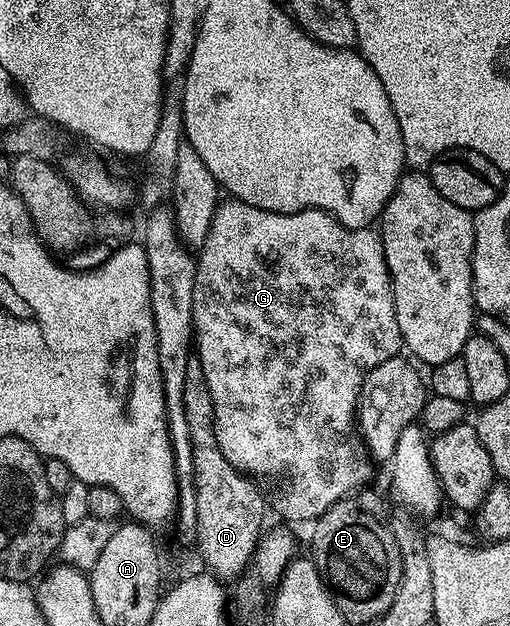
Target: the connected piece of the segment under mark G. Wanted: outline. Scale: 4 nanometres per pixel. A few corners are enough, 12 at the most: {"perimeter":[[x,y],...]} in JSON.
{"perimeter":[[217,203],[194,354],[288,520],[367,485],[379,231]]}

